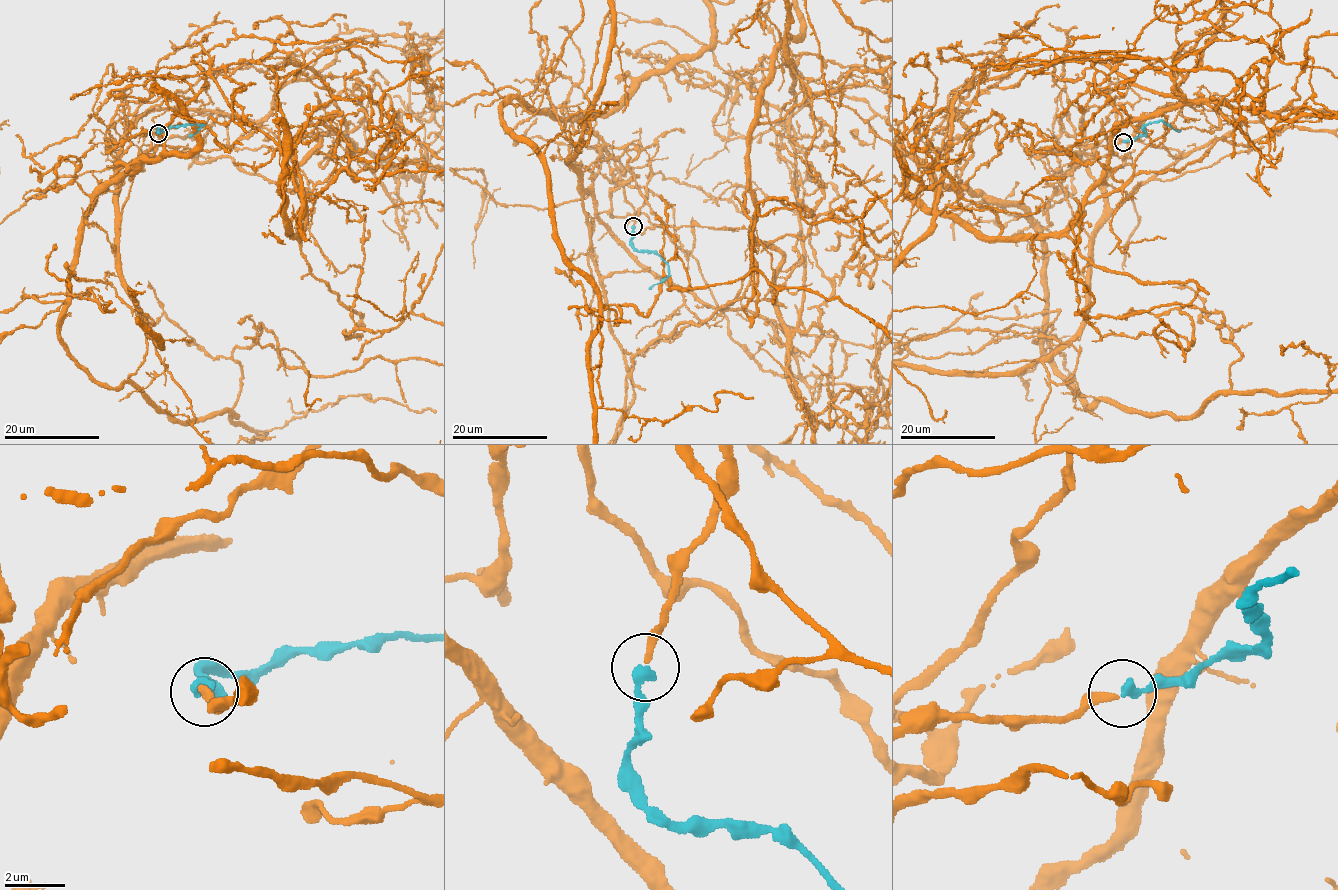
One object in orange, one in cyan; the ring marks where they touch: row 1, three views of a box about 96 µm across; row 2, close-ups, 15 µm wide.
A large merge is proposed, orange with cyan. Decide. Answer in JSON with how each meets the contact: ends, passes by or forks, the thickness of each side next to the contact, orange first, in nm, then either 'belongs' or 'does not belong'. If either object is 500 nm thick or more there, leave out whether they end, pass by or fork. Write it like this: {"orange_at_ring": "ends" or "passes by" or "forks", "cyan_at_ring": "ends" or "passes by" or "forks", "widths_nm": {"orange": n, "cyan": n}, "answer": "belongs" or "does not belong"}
{"orange_at_ring": "ends", "cyan_at_ring": "ends", "widths_nm": {"orange": 240, "cyan": 360}, "answer": "belongs"}

